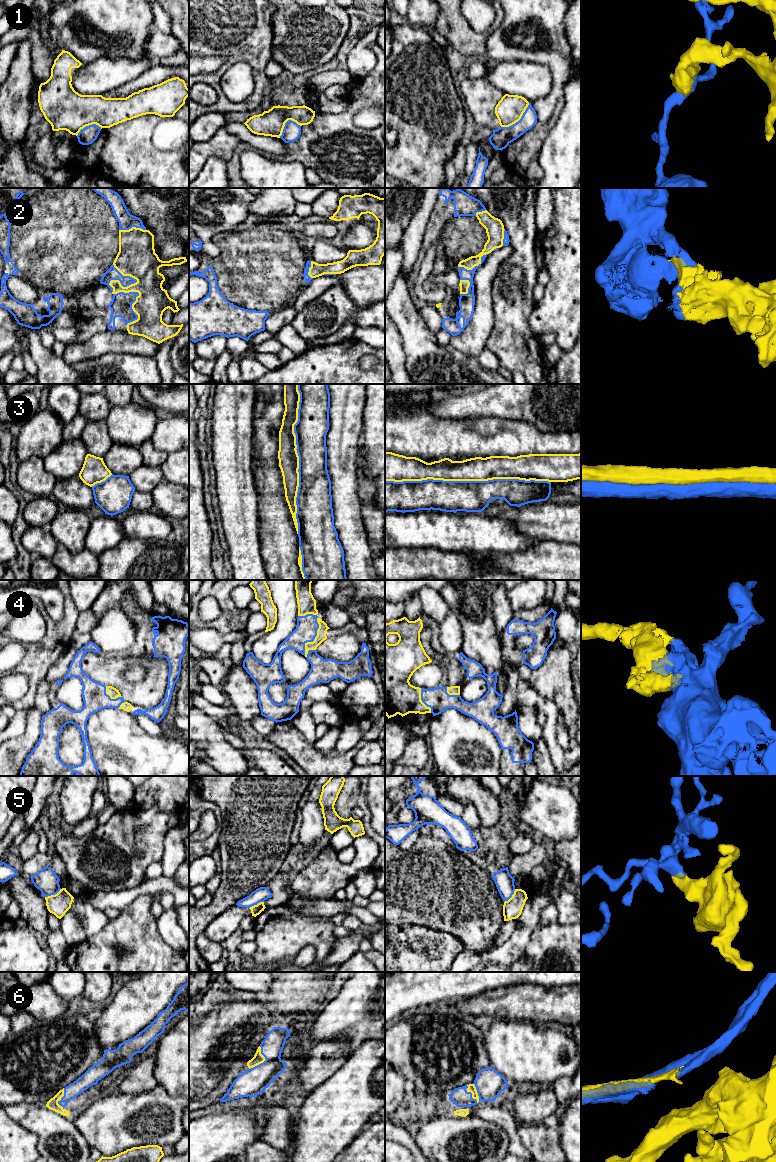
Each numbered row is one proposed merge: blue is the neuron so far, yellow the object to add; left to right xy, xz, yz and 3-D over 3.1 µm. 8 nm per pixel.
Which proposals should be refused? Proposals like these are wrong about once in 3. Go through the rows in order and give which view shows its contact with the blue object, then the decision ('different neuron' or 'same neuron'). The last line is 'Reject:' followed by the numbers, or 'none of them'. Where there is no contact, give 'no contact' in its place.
1: contact in yz; different neuron
2: contact in xy; same neuron
3: contact in yz; same neuron
4: contact in xz; same neuron
5: contact in xy; different neuron
6: contact in yz; same neuron
Reject: 1, 5

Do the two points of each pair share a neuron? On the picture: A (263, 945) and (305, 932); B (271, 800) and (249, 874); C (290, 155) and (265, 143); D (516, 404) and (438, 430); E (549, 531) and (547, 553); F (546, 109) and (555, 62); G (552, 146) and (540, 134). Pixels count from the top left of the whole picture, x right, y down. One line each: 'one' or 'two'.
A: one
B: one
C: two
D: two
E: two
F: one
G: two

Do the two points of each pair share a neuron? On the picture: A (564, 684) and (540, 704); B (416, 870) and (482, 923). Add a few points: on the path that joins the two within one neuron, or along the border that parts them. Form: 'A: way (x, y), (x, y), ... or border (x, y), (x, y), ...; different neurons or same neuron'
A: border (529, 683), (540, 695), (551, 700), (560, 709); different neurons
B: way (423, 889), (457, 923), (463, 923); same neuron

